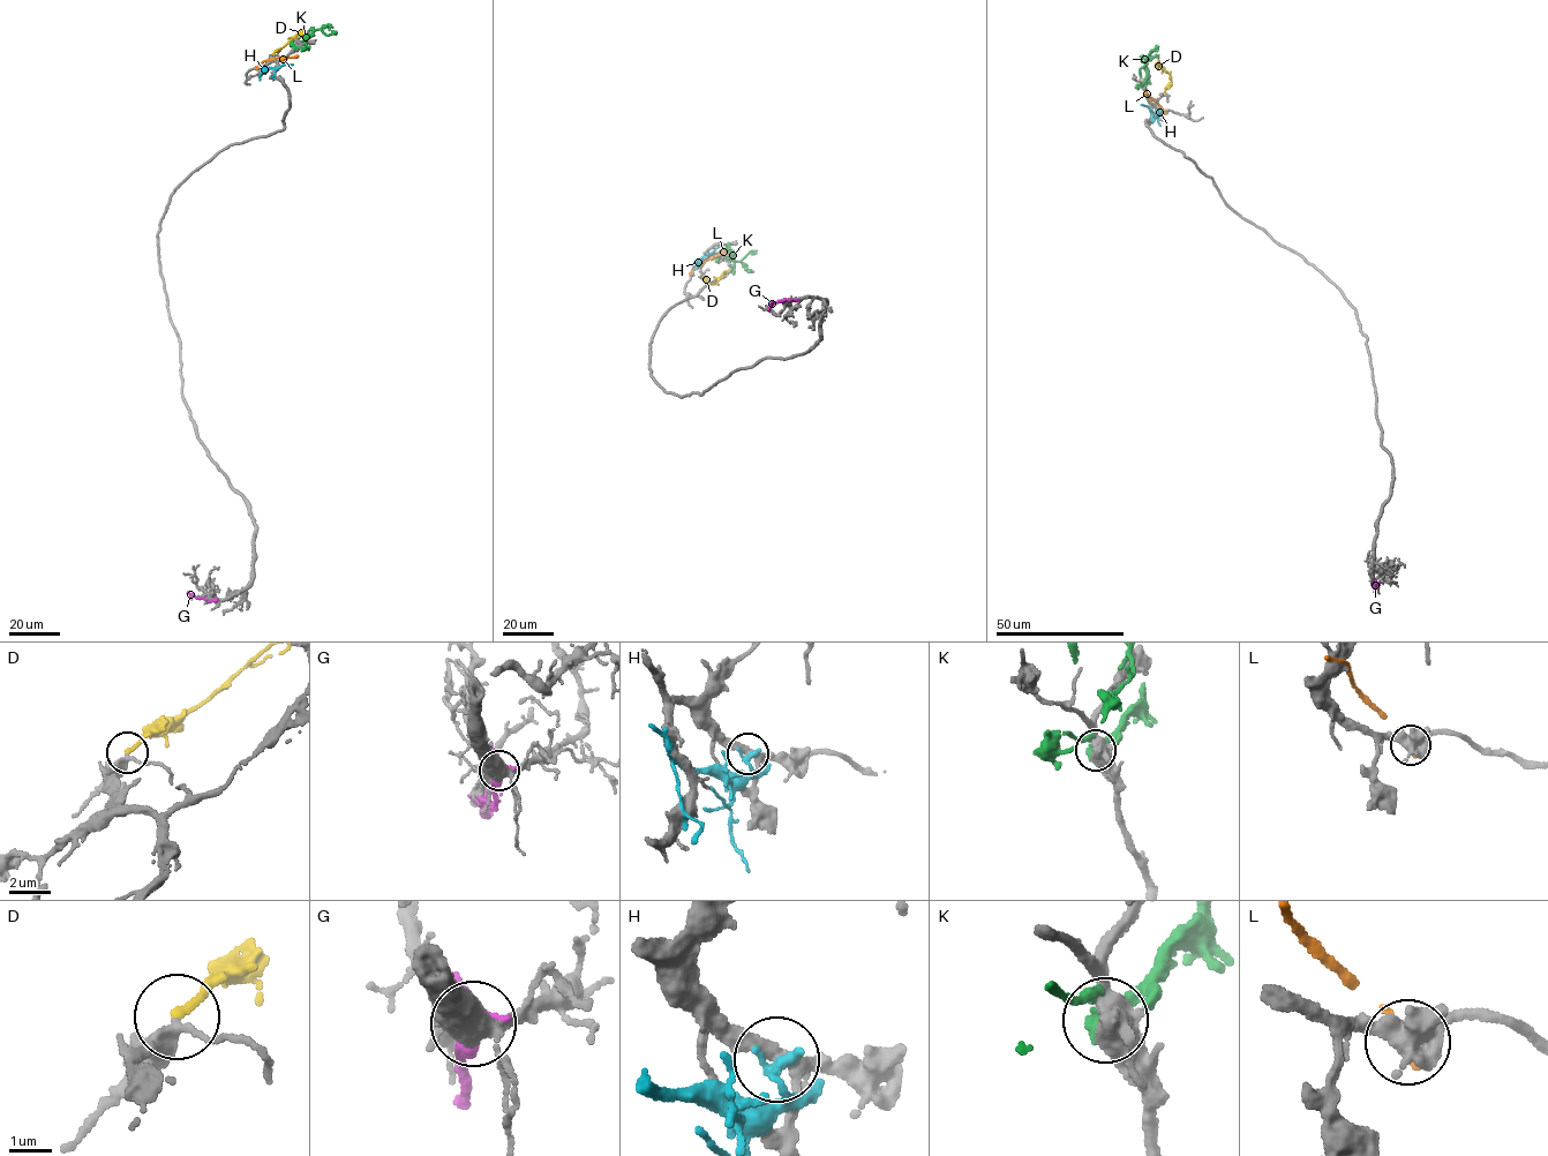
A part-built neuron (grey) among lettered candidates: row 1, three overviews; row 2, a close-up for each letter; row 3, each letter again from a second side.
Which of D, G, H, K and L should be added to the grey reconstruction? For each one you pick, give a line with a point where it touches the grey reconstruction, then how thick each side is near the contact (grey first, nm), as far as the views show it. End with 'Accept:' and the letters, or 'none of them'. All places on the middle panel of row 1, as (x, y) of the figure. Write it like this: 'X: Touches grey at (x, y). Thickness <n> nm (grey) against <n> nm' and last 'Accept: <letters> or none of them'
D: Touches grey at (703, 275). Thickness 240 nm (grey) against 190 nm
Accept: D

